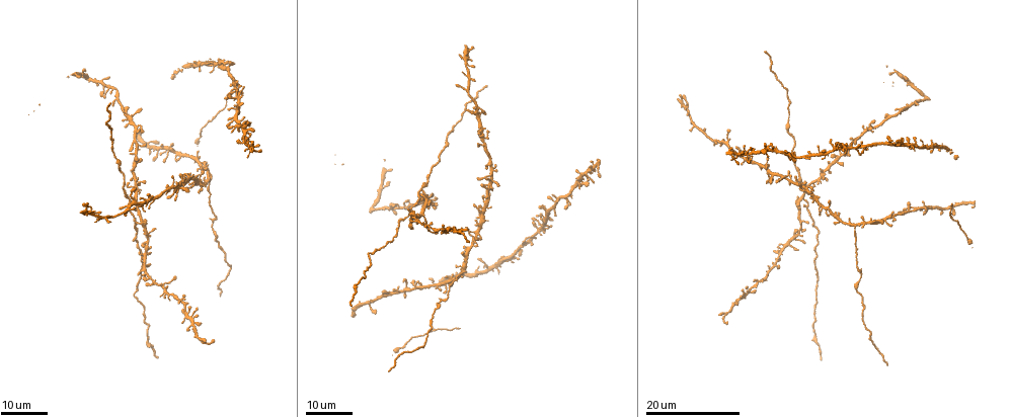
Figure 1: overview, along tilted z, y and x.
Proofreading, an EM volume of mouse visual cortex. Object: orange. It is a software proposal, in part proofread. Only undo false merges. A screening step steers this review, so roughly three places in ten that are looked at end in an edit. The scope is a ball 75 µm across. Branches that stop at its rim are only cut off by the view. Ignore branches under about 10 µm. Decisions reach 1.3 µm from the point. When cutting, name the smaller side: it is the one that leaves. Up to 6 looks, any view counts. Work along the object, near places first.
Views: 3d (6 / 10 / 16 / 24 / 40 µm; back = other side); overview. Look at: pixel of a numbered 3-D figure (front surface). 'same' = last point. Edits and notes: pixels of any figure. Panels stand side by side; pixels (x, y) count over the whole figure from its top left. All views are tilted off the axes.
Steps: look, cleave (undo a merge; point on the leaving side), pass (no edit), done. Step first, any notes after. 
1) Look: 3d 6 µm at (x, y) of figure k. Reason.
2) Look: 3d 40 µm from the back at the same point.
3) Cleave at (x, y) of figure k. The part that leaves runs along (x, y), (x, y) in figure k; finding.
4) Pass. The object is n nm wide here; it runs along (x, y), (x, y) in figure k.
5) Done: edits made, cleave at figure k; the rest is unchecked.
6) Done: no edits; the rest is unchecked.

Look: 3d 24 µm at (472, 230) of figure 1.

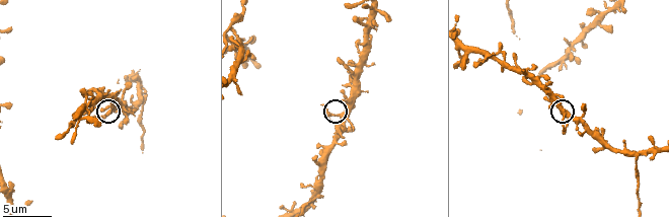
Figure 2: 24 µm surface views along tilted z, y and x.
Look: 3d 6 µm at (334, 117) of figure 2.

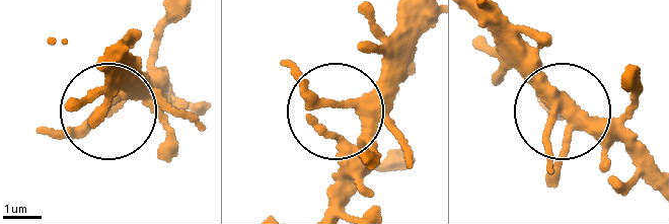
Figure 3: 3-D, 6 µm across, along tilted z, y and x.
Pass. It runs along (655, 174), (506, 56) in figure 3; one neuron here.

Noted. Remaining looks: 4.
Look: 3d 6 µm at (568, 49) of figure 2. Four or more arms meet.

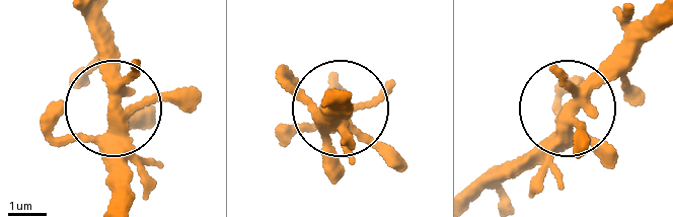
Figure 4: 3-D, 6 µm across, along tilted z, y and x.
Look: 3d 6 µm from the back at (117, 108) of figure 4. From behind.

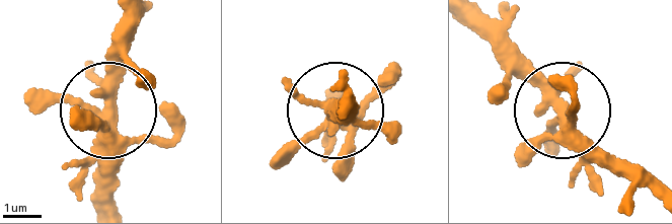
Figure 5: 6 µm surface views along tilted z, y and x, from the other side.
Pass. One neuron here.

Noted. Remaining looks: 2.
Look: 3d 6 µm at (634, 154) of figure 2. Looks like a crossing.

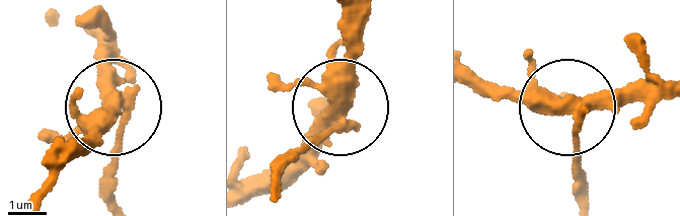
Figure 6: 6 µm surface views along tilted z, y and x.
Cleave at (112, 149) of figure 6. The object is 380 nm wide here; the part that leaves runs along (338, 126), (272, 186) in figure 6; a second neuron is stuck on.

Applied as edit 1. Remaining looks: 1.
Done: edits made, cleave at figure 6; the rest is unchecked.

